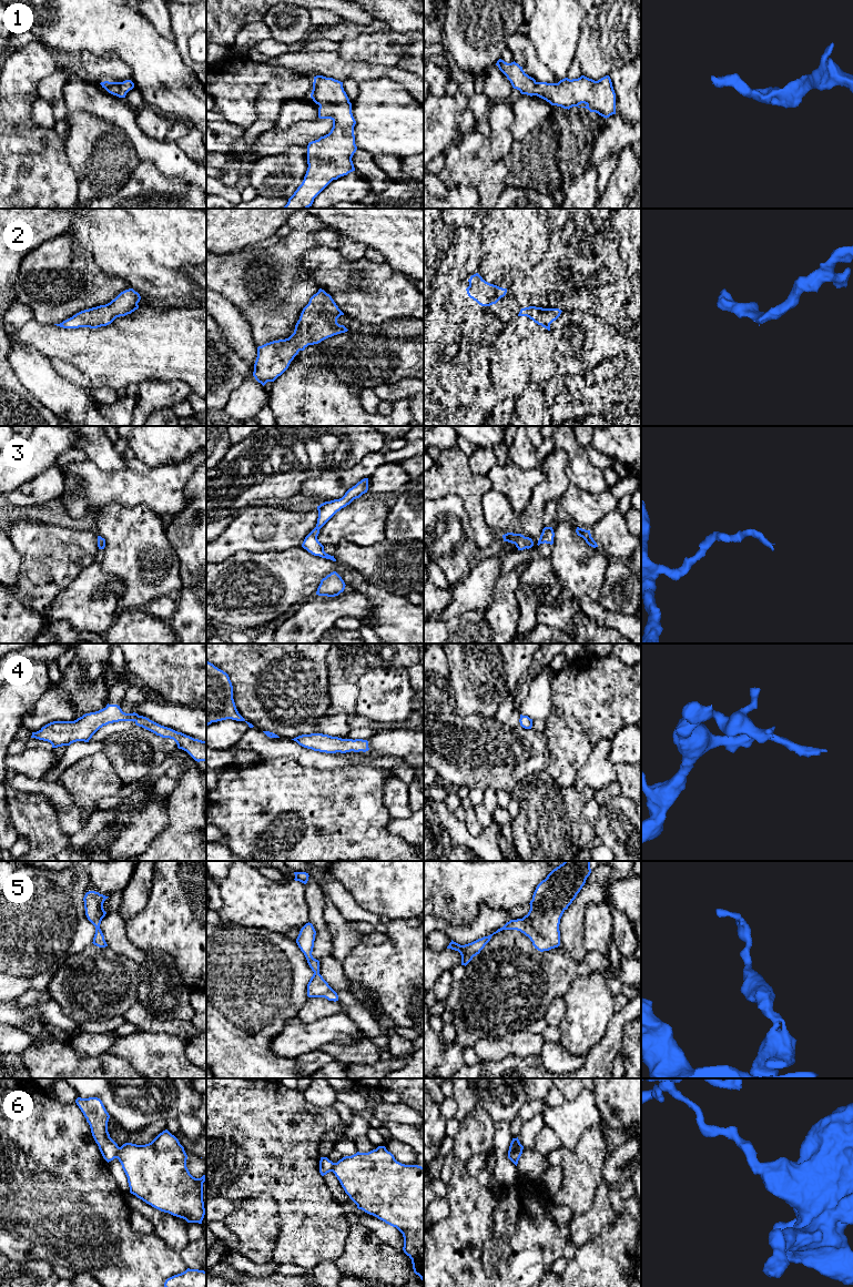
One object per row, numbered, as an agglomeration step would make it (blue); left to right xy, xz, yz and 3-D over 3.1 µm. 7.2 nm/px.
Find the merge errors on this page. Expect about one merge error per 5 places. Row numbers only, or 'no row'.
6

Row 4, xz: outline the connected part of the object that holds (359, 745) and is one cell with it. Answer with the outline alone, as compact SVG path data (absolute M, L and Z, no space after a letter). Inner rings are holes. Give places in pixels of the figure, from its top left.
M323 733L302 734L292 740L304 748L326 753L366 752L369 750L367 740L342 739Z

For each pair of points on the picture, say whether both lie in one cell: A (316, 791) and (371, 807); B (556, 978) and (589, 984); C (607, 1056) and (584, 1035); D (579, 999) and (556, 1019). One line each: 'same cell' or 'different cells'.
A: same cell
B: different cells
C: different cells
D: different cells

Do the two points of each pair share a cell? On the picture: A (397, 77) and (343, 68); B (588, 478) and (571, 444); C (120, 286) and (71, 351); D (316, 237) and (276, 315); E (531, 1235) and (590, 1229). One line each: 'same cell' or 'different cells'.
A: same cell
B: same cell
C: different cells
D: same cell
E: different cells

